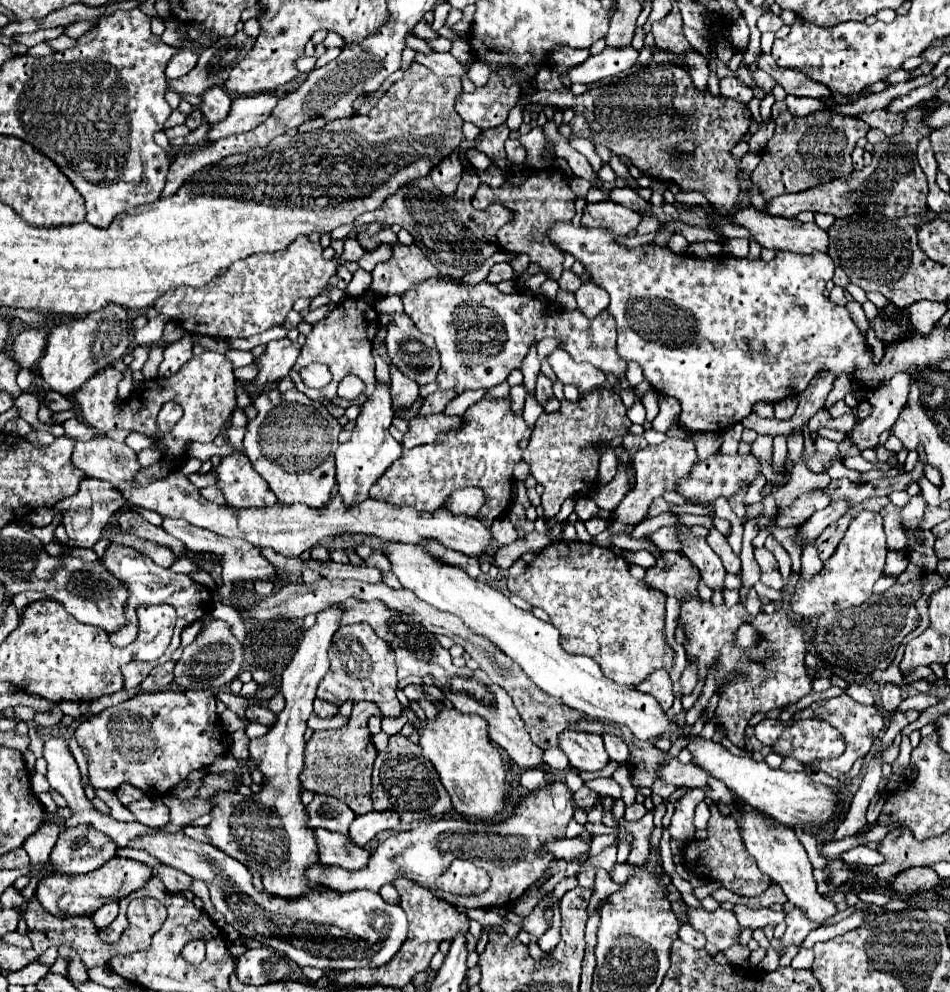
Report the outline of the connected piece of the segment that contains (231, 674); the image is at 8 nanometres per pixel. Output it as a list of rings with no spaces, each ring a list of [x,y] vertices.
[[[213,620],[203,628],[203,632],[197,636],[193,644],[183,648],[183,656],[175,666],[175,682],[187,690],[189,688],[205,690],[205,688],[219,688],[223,684],[229,684],[233,678],[237,678],[241,670],[241,662],[243,662],[241,654],[243,654],[241,644],[235,640],[227,624],[221,620]]]

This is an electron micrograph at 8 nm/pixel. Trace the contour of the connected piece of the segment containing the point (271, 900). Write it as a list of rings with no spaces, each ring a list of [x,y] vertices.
[[[63,738],[45,740],[45,760],[51,788],[67,800],[71,810],[71,818],[67,820],[69,826],[75,828],[83,824],[87,828],[101,830],[113,842],[117,842],[117,846],[145,850],[161,864],[177,868],[195,880],[203,880],[211,892],[215,910],[227,918],[227,924],[231,924],[241,936],[259,940],[263,946],[281,952],[299,966],[313,966],[319,970],[377,968],[387,964],[407,940],[407,916],[403,908],[385,902],[377,892],[313,890],[303,898],[295,898],[295,902],[275,898],[267,892],[257,892],[251,884],[251,872],[213,844],[193,840],[183,832],[165,834],[141,822],[121,822],[111,814],[99,812],[83,792],[81,772]]]

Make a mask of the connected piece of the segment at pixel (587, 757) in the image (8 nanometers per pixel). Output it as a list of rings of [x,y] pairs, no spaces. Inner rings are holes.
[[[565,730],[561,734],[559,748],[567,754],[571,766],[577,770],[603,770],[609,764],[603,738],[595,734]]]

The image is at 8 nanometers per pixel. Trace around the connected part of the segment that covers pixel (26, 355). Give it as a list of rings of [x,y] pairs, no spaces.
[[[29,328],[13,340],[11,356],[21,368],[31,368],[41,358],[43,346],[47,346],[47,334],[43,330]]]

